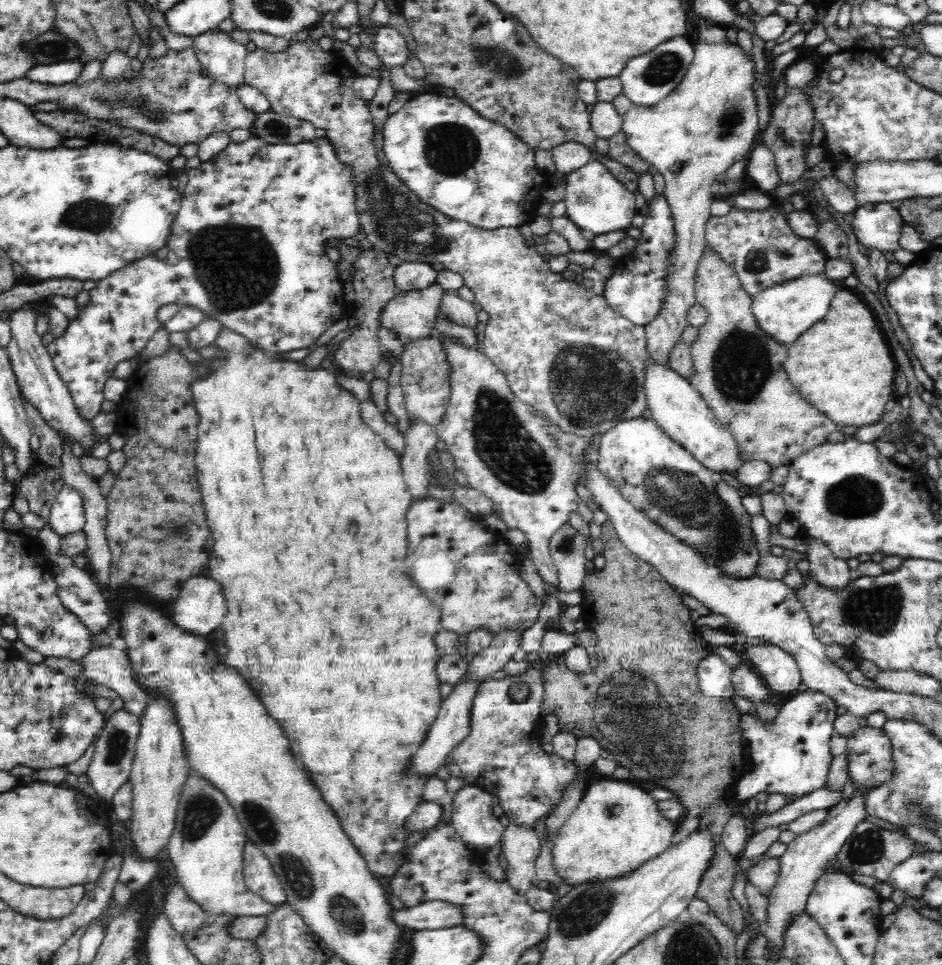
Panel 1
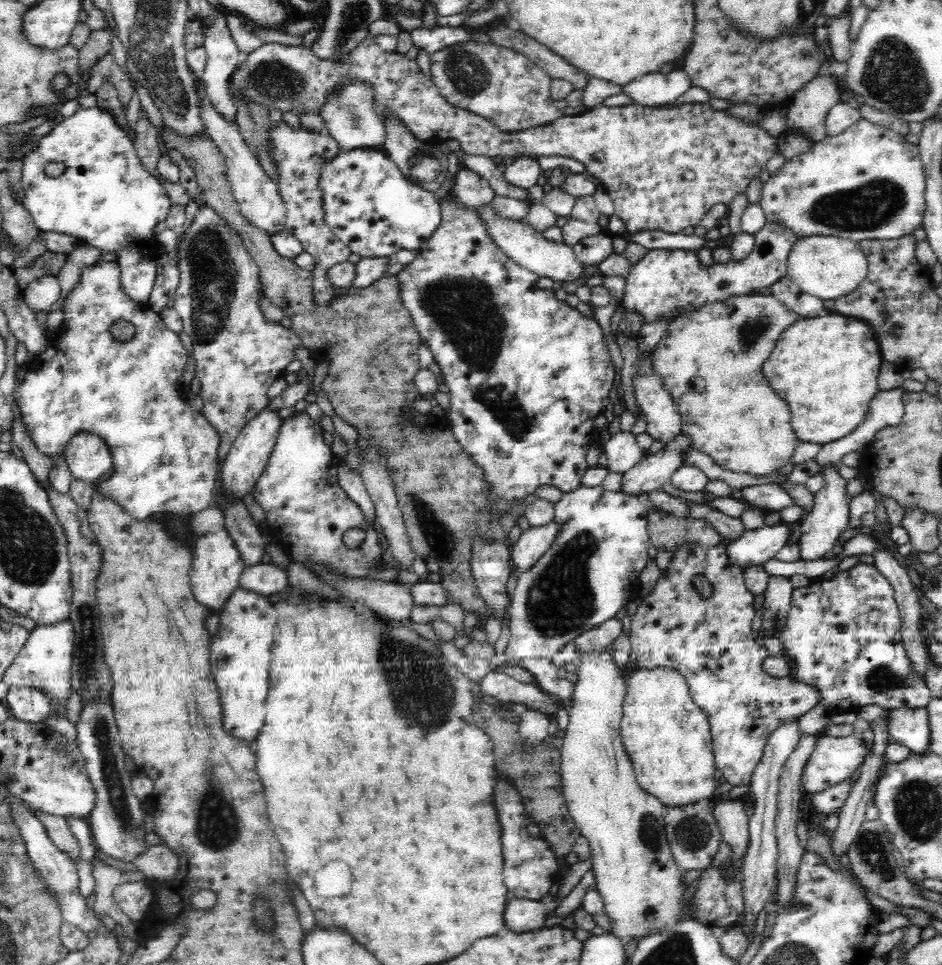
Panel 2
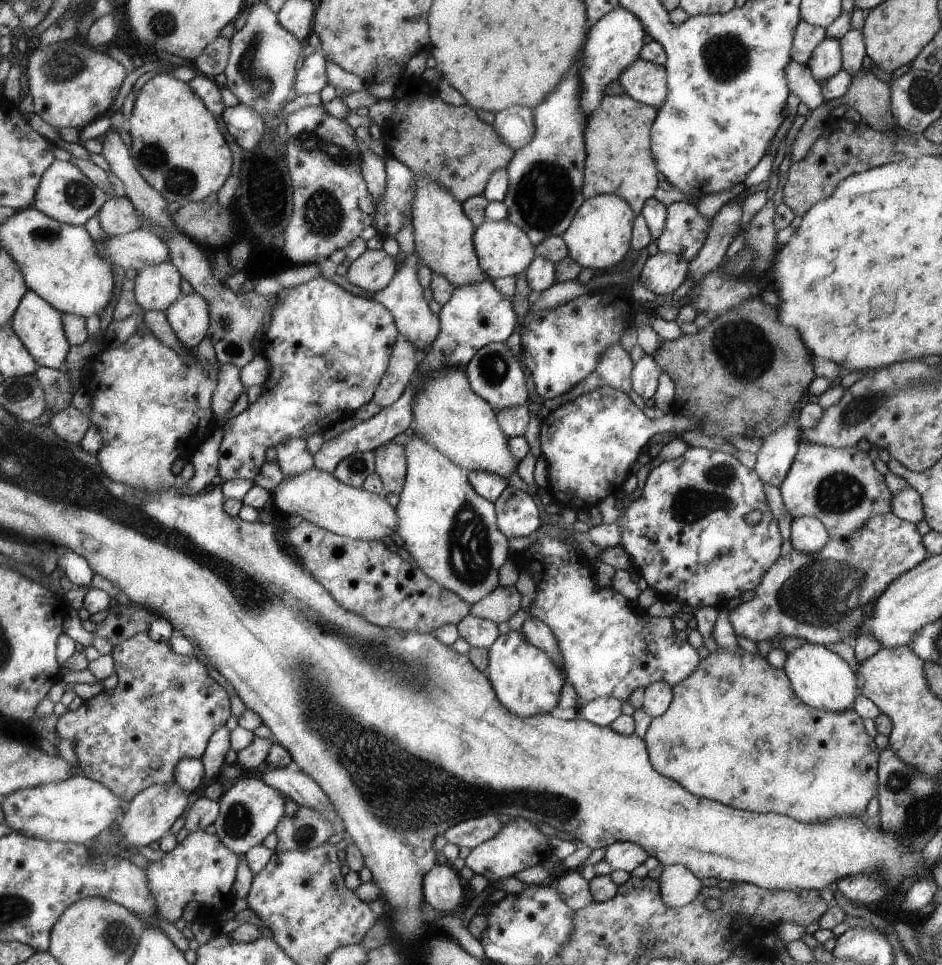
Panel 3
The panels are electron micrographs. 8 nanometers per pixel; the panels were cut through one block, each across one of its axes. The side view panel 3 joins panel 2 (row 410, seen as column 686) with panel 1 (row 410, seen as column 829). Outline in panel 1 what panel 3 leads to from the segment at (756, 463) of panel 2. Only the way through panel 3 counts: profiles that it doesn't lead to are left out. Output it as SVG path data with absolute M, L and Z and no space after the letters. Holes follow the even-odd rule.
M707 246L702 259L696 264L695 299L705 308L707 317L699 326L696 342L689 346L692 354L692 376L690 381L720 421L733 436L739 459L743 462L762 460L776 469L783 464L789 465L797 456L822 444L839 429L826 414L810 406L794 386L790 386L789 377L784 369L789 348L774 337L765 334L756 317L751 312L752 295L742 287L739 276L730 264L715 256Z

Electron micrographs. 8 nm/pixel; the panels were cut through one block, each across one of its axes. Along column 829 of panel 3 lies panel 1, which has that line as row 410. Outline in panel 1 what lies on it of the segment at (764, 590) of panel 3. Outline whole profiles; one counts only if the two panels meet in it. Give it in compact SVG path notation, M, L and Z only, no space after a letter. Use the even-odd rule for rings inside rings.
M312 40L292 42L283 51L248 51L245 56L244 82L262 92L276 114L306 120L314 125L314 129L324 130L325 140L333 147L337 160L351 170L357 218L361 233L365 234L364 241L375 250L399 256L402 261L431 265L438 262L464 277L464 284L474 292L476 302L489 316L480 350L504 374L518 400L542 413L562 431L587 440L624 420L641 418L647 408L643 391L647 361L644 327L614 312L605 295L596 295L581 282L568 281L562 273L551 271L534 246L526 245L519 229L480 228L468 221L450 219L432 205L420 201L404 180L390 168L384 168L376 156L369 101L356 96L352 88L352 82L358 76L342 54L324 52Z

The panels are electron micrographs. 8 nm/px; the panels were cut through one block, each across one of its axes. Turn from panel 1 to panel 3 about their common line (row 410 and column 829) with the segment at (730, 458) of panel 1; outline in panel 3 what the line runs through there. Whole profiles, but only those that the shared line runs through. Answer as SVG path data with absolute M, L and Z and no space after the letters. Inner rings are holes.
M817 643L801 645L787 654L783 670L792 682L794 693L805 704L828 712L843 712L853 709L854 700L857 700L857 676L850 664L841 656L820 646Z

